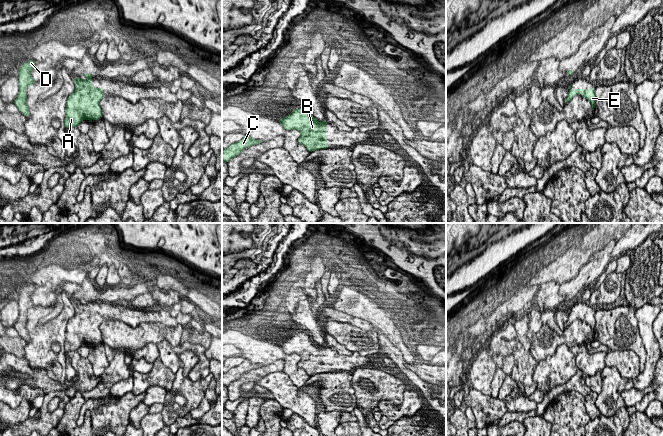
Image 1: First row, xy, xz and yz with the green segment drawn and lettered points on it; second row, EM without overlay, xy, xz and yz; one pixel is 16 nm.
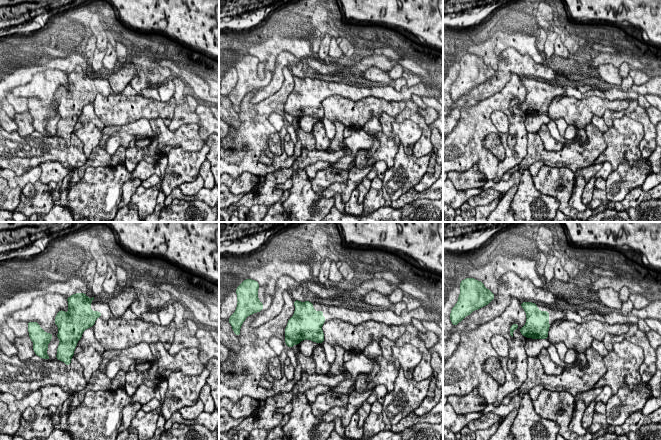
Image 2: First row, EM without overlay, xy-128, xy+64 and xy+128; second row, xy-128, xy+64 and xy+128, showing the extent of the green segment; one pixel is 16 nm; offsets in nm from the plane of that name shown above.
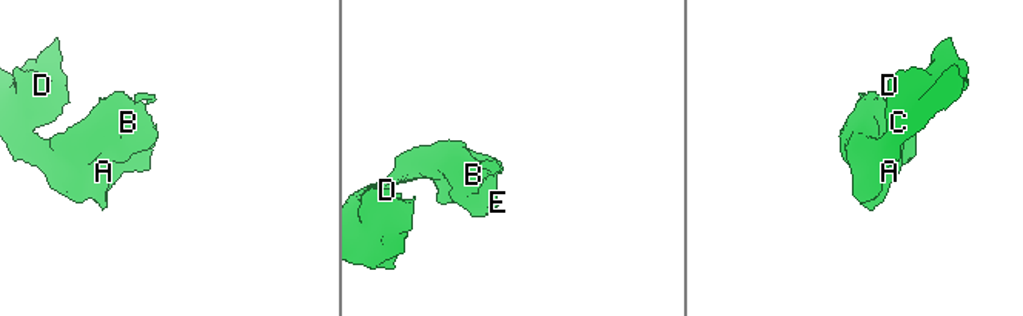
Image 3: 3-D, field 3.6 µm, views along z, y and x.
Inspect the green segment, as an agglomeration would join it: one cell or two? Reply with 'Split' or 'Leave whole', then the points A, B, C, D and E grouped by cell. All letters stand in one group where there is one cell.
Leave whole. Groups: A B C D E

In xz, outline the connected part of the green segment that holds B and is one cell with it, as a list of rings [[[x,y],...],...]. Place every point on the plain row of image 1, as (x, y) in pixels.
[[[305,332],[293,334],[288,340],[278,345],[284,353],[295,353],[300,356],[297,366],[303,368],[309,376],[328,372],[326,345],[313,342],[310,335]]]

